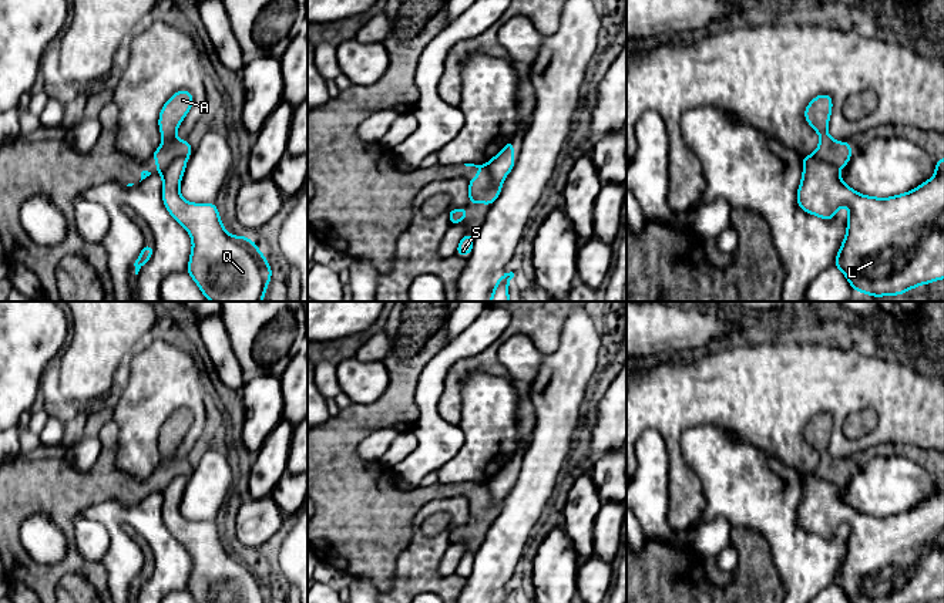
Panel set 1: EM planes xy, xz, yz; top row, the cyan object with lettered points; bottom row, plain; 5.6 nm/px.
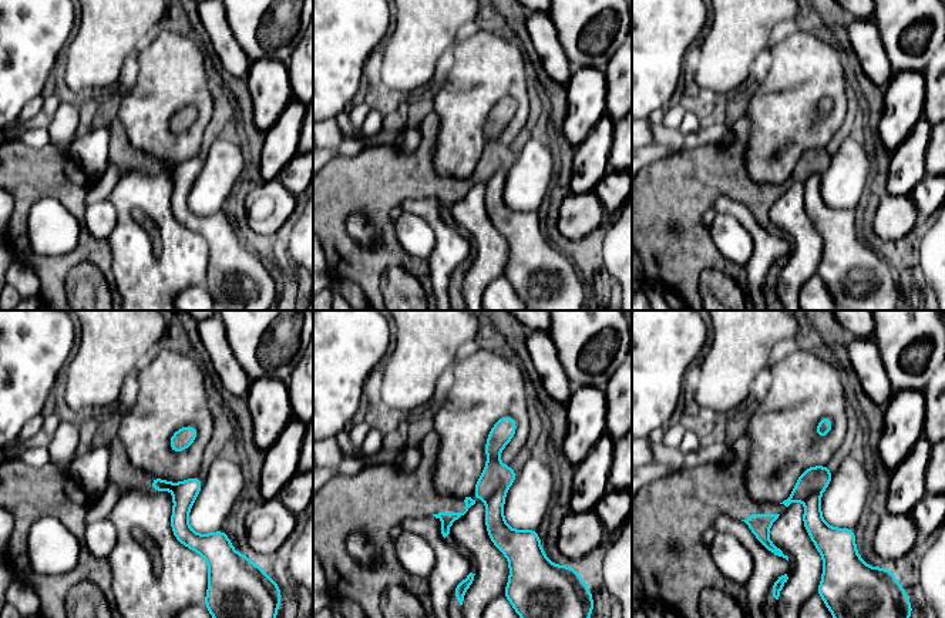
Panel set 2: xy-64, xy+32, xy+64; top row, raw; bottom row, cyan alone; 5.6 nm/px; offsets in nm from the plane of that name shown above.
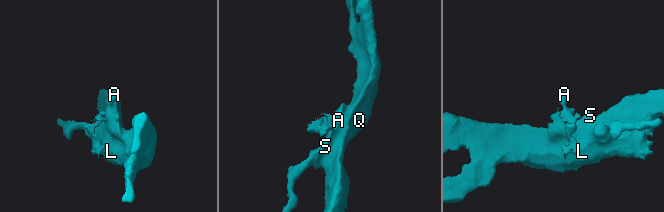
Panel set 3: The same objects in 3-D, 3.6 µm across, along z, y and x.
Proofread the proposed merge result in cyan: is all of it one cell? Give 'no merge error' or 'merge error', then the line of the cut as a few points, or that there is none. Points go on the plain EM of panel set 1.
merge error; cut in xy along (187, 475), (177, 475), (161, 492)

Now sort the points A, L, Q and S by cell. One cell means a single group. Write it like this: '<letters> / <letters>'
A / L Q S

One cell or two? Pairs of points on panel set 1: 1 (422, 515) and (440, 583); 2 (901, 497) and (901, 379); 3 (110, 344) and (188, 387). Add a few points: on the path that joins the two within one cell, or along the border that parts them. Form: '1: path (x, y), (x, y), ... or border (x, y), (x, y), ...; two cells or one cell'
1: path (417, 532), (423, 566); one cell
2: border (899, 450), (909, 451), (927, 461); two cells
3: border (134, 350), (126, 360); two cells

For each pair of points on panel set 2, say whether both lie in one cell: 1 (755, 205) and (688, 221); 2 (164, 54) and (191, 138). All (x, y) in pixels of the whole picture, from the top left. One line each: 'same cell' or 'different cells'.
1: same cell
2: same cell

